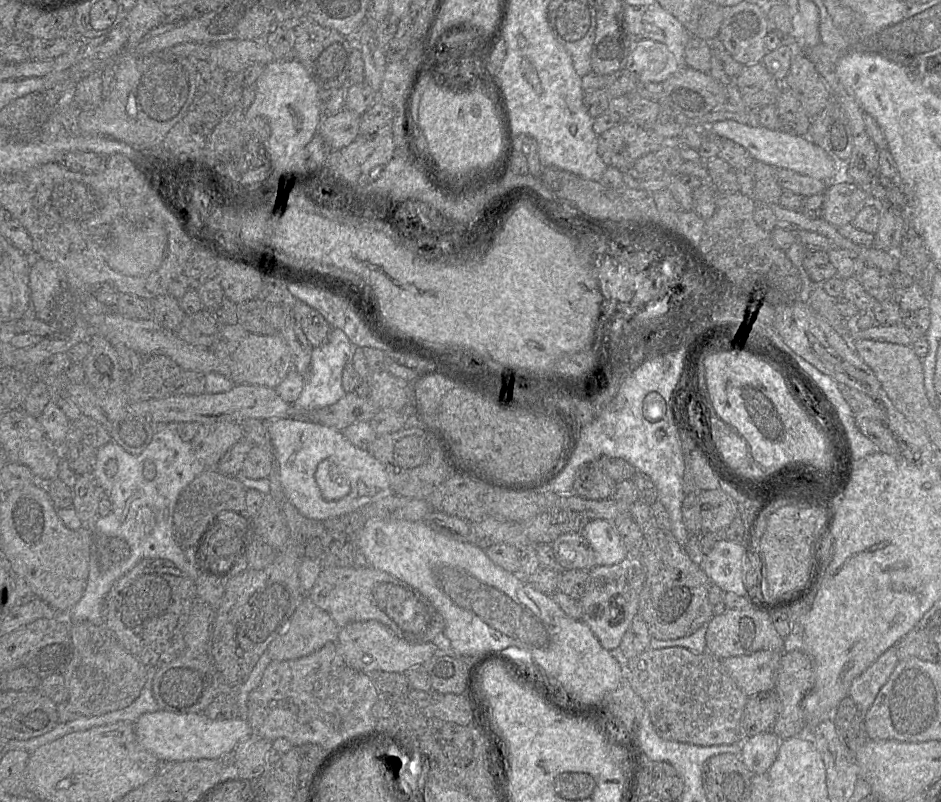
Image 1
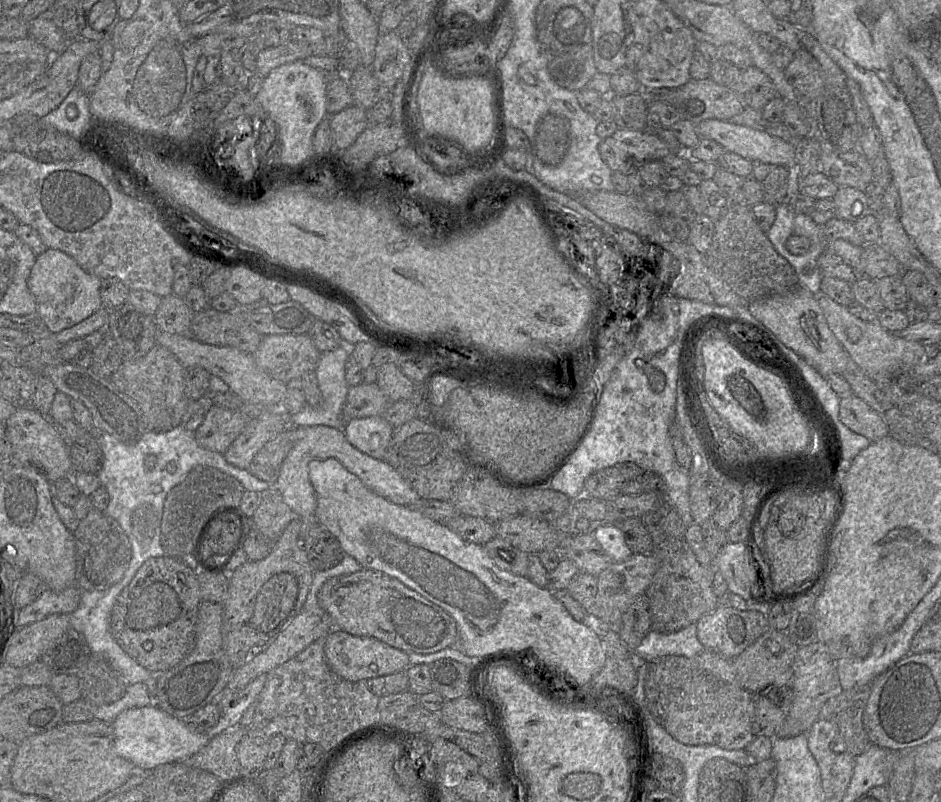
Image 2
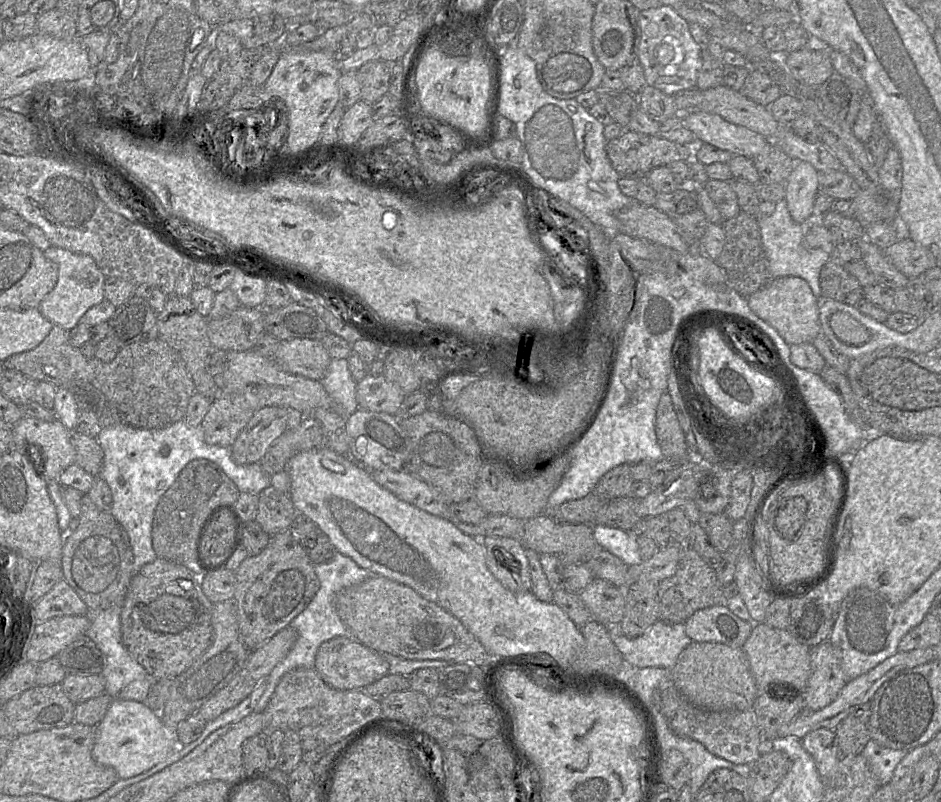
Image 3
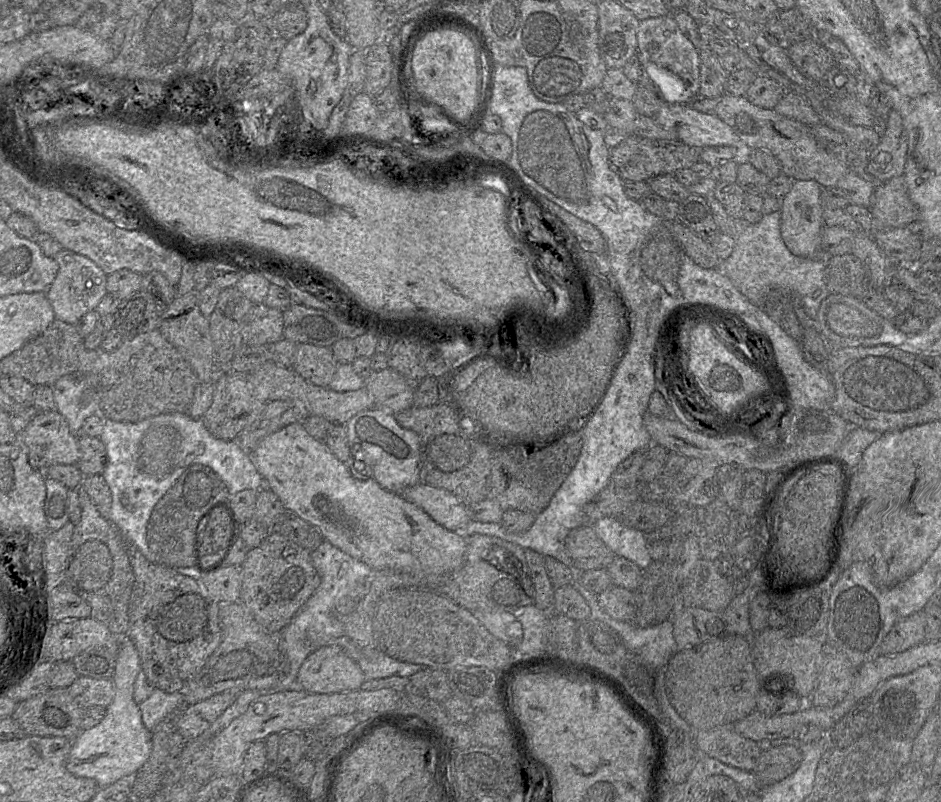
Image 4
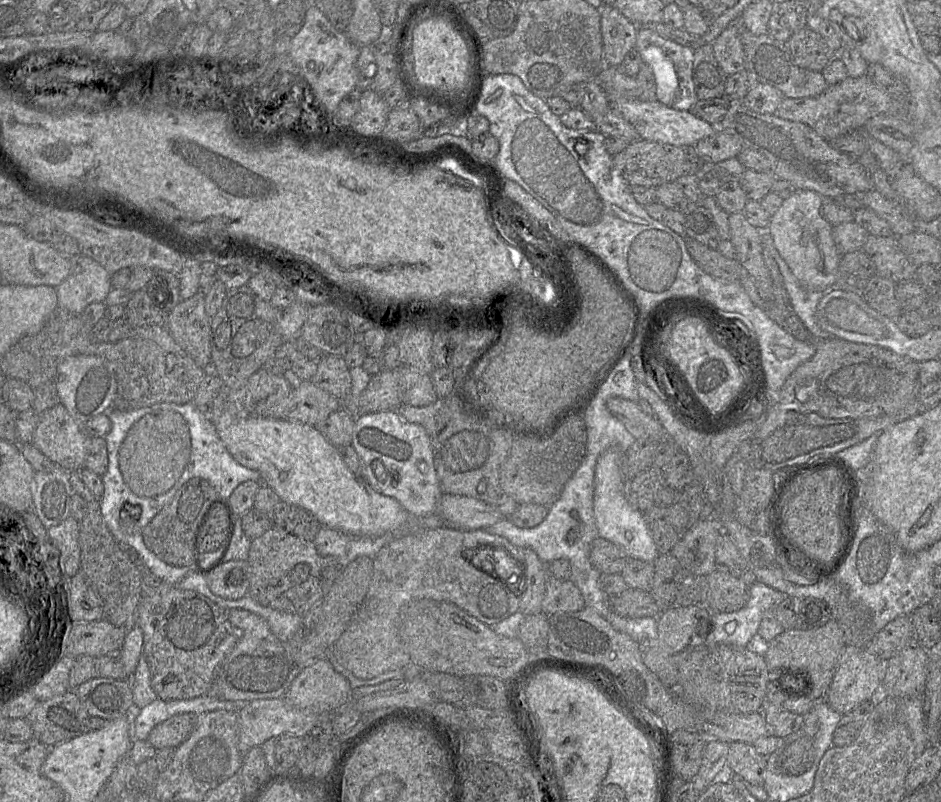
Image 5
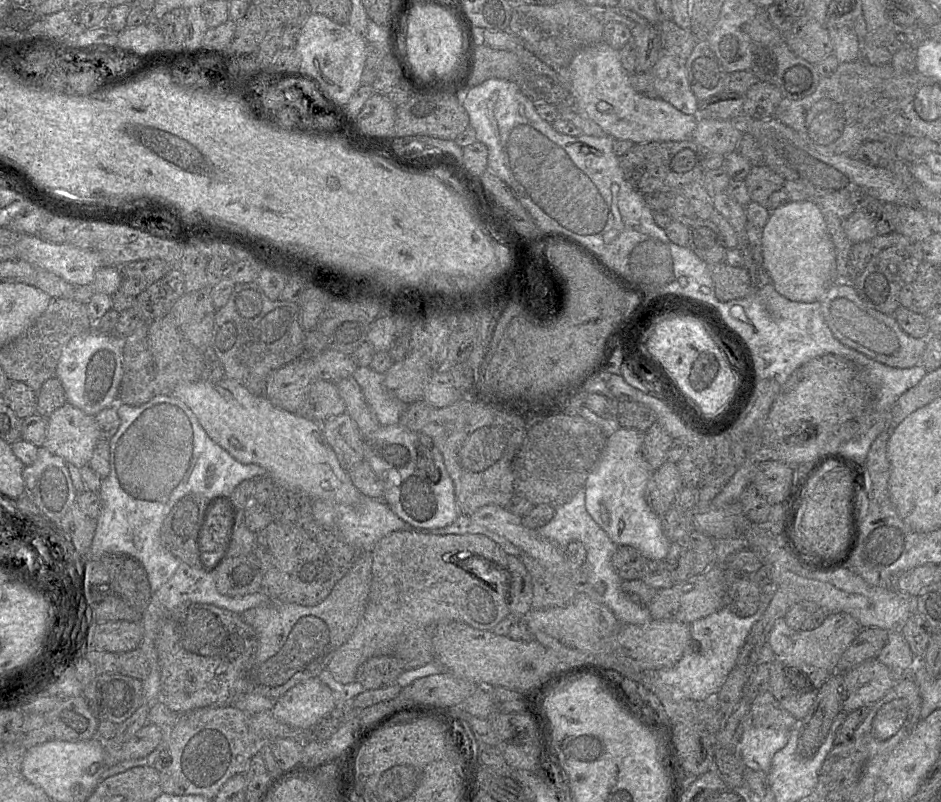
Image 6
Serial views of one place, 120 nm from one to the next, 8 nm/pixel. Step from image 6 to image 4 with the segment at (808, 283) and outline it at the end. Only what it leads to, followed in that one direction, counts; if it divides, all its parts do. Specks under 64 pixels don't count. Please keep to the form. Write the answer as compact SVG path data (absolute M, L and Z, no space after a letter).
M796 180L792 182L790 191L781 199L781 237L790 252L796 256L827 260L830 258L822 251L824 221L821 191L822 187L815 180Z

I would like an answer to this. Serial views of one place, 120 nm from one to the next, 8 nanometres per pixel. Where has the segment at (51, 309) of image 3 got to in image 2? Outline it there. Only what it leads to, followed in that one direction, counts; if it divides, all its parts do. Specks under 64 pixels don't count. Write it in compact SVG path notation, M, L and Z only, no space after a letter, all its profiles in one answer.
M48 248L44 253L37 256L30 272L27 286L37 302L37 316L45 324L50 333L58 333L85 320L103 307L100 296L102 279L82 269L79 264L68 254Z

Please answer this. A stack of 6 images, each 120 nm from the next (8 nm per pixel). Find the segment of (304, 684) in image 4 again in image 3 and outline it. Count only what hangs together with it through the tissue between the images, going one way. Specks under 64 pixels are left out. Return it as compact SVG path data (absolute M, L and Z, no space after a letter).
M338 636L323 642L316 654L314 669L331 687L338 690L364 690L389 674L389 663L376 651L353 637Z

